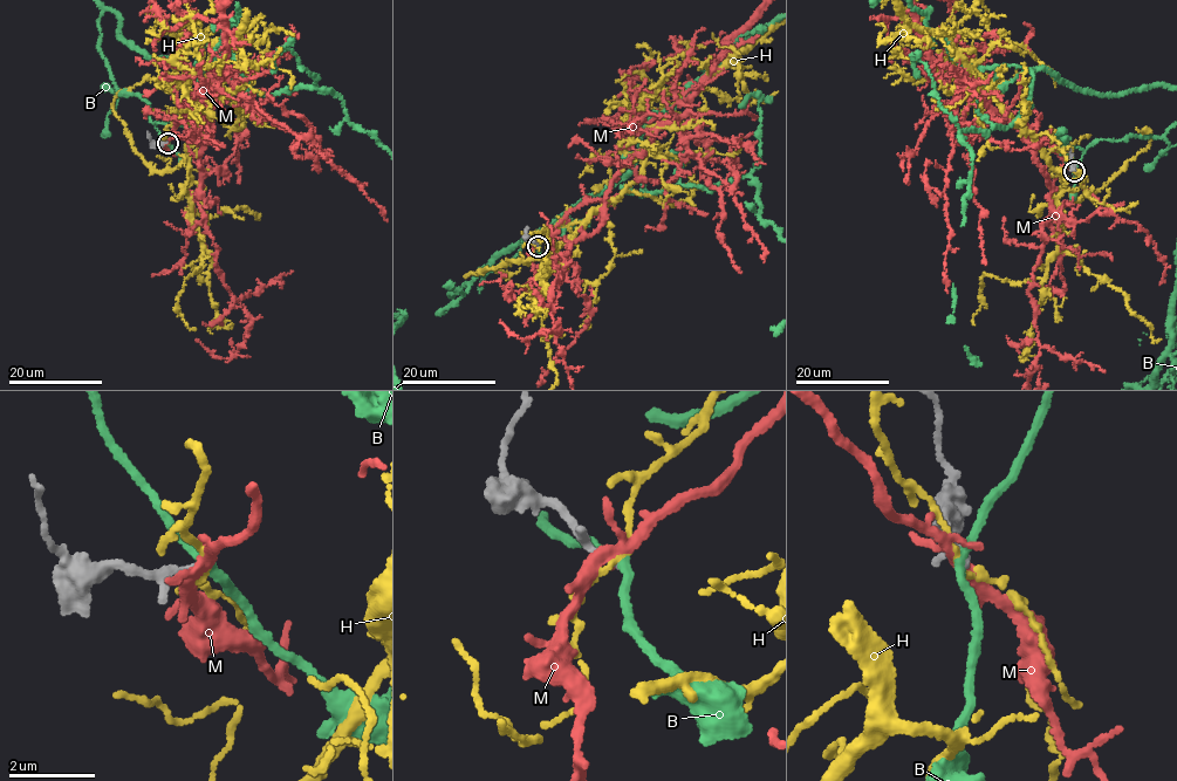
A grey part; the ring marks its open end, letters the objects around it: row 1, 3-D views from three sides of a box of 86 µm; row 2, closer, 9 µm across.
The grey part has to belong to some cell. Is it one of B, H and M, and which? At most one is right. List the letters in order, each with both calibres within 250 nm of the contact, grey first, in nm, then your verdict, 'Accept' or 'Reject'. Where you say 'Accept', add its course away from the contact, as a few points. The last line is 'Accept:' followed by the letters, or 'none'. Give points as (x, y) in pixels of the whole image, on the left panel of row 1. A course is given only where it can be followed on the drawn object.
B: Thickness 130 nm (grey) against 190 nm. Reject
H: Thickness 130 nm (grey) against 120 nm. Reject
M: Thickness 240 nm (grey) against 240 nm. Reject
Accept: none

